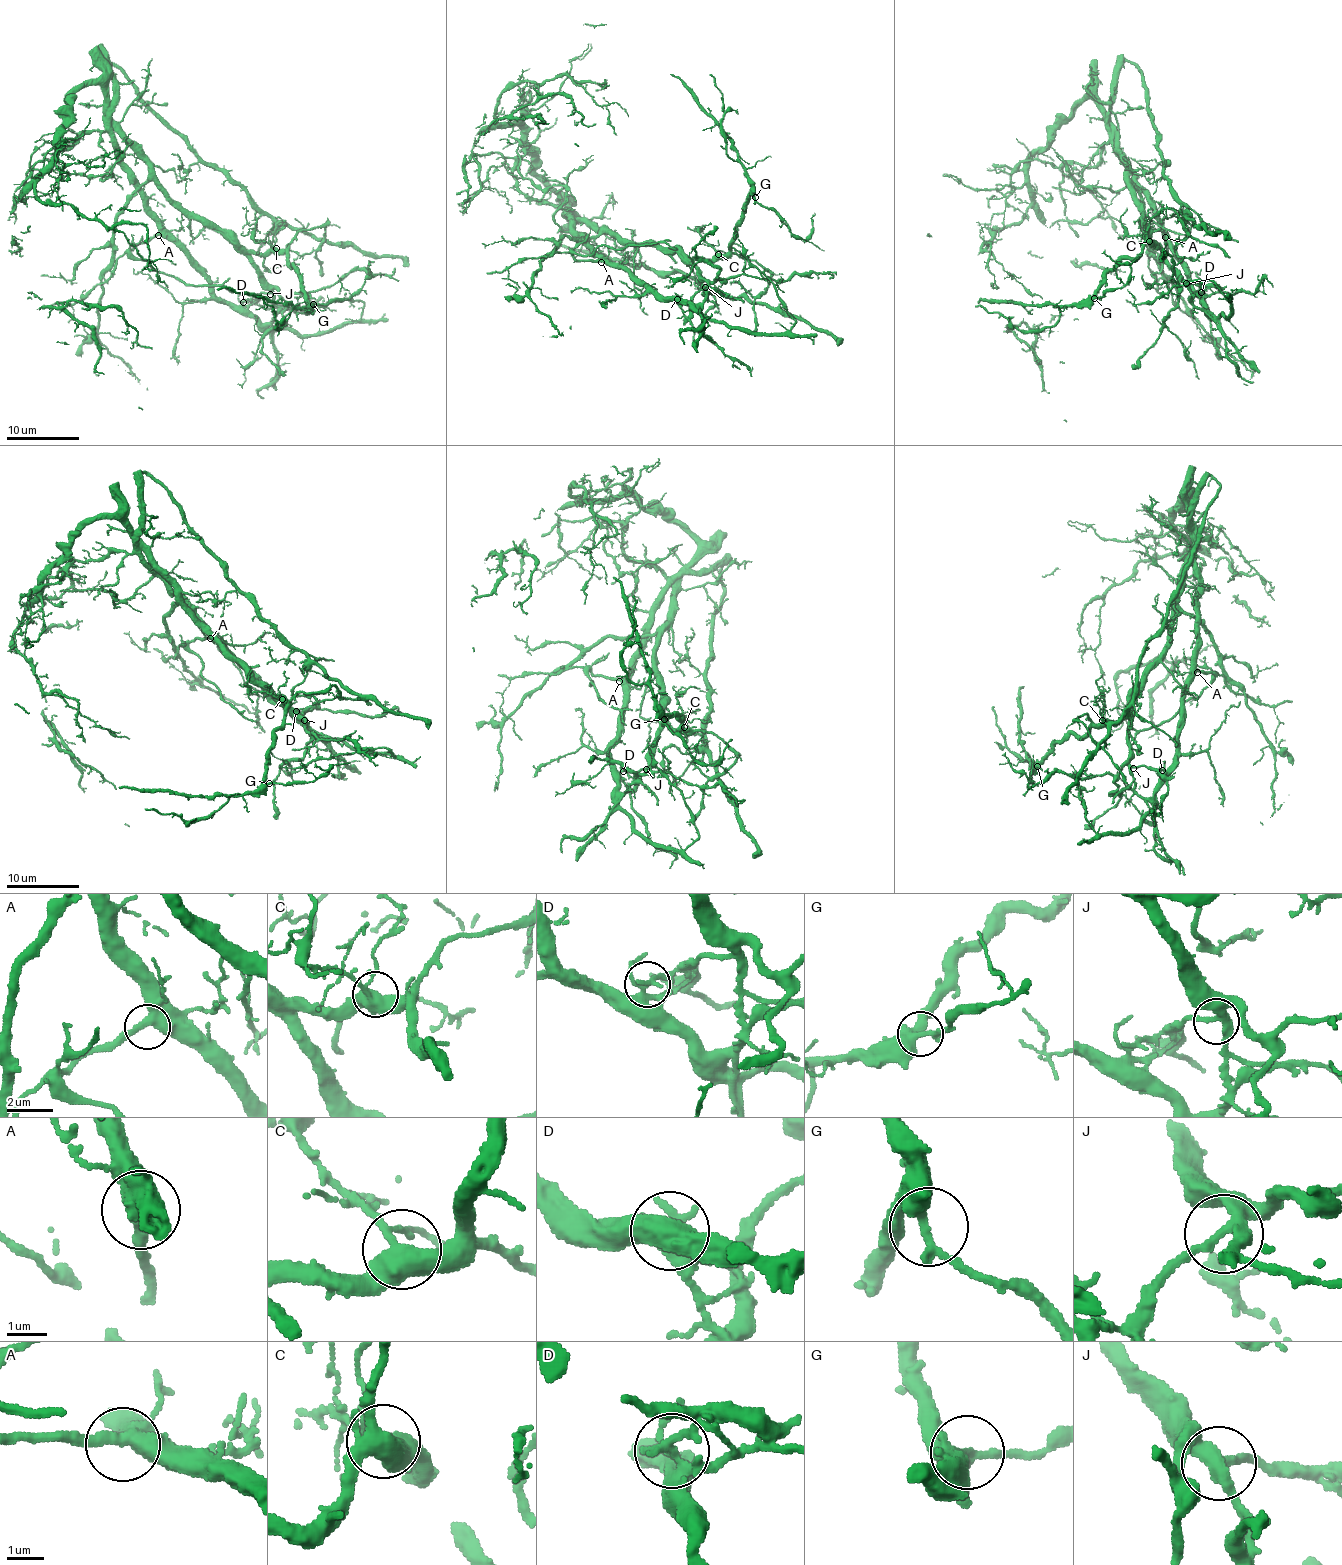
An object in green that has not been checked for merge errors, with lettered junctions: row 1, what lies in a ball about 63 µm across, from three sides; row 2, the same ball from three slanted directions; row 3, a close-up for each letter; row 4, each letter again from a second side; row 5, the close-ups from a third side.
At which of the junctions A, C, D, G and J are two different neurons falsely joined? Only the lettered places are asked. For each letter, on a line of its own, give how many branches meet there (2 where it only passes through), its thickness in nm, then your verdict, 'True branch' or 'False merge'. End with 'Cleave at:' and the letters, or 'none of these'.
A: Branches: 2. Thickness 440 nm. True branch
C: Branches: 4. Thickness 440 nm. True branch
D: Branches: 3. Thickness 280 nm. False merge
G: Branches: 3. Thickness 360 nm. True branch
J: Branches: 3. Thickness 320 nm. True branch
Cleave at: D

